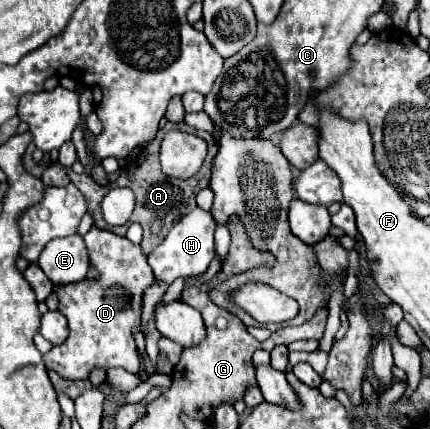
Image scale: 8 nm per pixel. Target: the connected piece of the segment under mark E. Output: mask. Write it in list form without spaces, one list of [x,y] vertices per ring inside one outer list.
[[[81,235],[49,241],[37,263],[55,285],[77,283],[89,271],[89,255]]]

